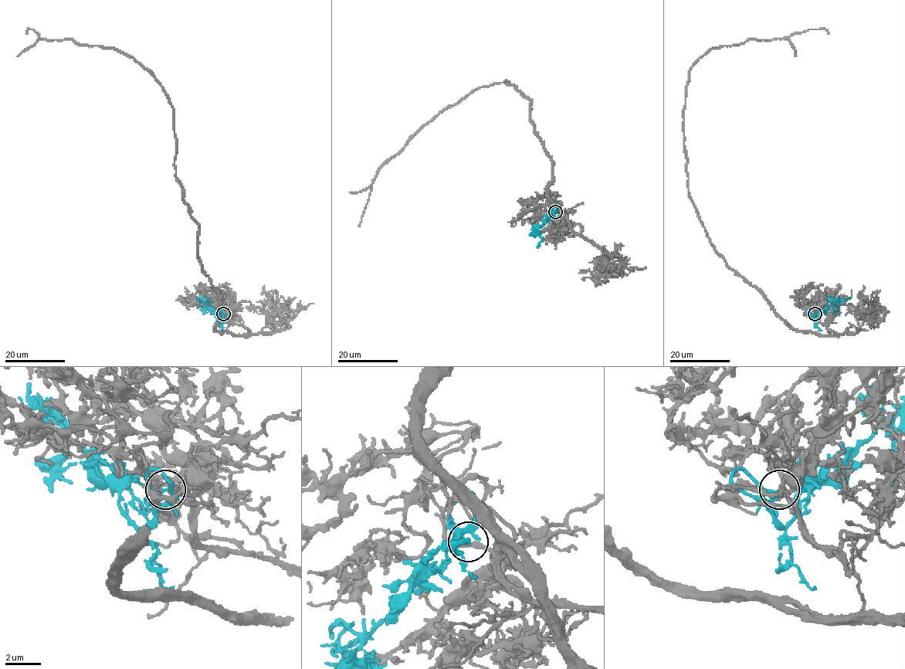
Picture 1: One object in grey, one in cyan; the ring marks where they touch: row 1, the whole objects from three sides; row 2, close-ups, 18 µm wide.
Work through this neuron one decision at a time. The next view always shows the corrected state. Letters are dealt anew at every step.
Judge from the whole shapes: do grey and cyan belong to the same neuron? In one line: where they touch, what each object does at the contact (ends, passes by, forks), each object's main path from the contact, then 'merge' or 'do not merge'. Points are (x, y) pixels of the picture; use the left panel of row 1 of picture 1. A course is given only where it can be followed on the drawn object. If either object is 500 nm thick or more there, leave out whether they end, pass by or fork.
(223, 314) | grey passes by | cyan passes by | grey via (223, 314), (249, 331), (215, 331), (219, 294), (198, 258), (174, 109), (157, 79), (113, 49), (26, 34) | cyan via (223, 314), (218, 320), (204, 301), (208, 303), (210, 299), (204, 297) | merge

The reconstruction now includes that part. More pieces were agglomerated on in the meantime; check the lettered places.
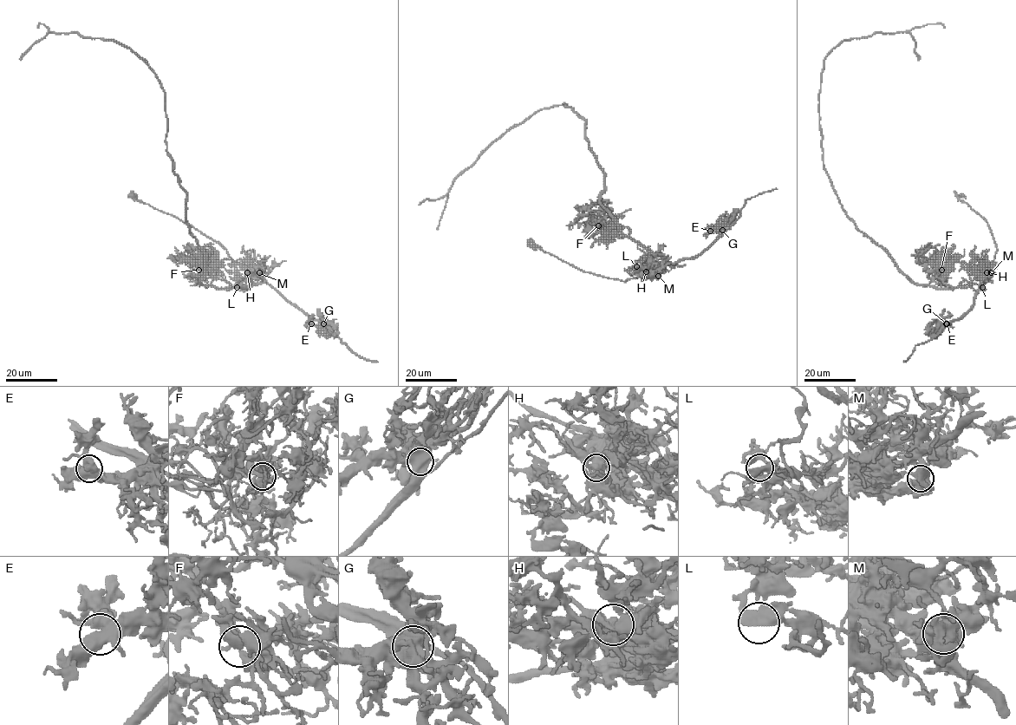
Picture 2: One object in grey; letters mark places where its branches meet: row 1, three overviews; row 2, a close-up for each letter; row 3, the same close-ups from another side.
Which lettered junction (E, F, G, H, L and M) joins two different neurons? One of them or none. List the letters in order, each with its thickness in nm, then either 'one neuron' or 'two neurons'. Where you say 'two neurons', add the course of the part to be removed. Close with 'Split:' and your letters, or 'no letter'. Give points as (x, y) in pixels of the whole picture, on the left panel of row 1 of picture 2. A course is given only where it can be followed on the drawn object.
E: calibre 550 nm; one neuron
F: calibre 420 nm; one neuron
G: calibre 600 nm; one neuron
H: calibre 600 nm; two neurons; course (247, 272), (257, 272), (283, 297), (328, 325), (354, 352), (377, 362)
L: calibre 480 nm; one neuron
M: calibre 600 nm; one neuron
Split: H

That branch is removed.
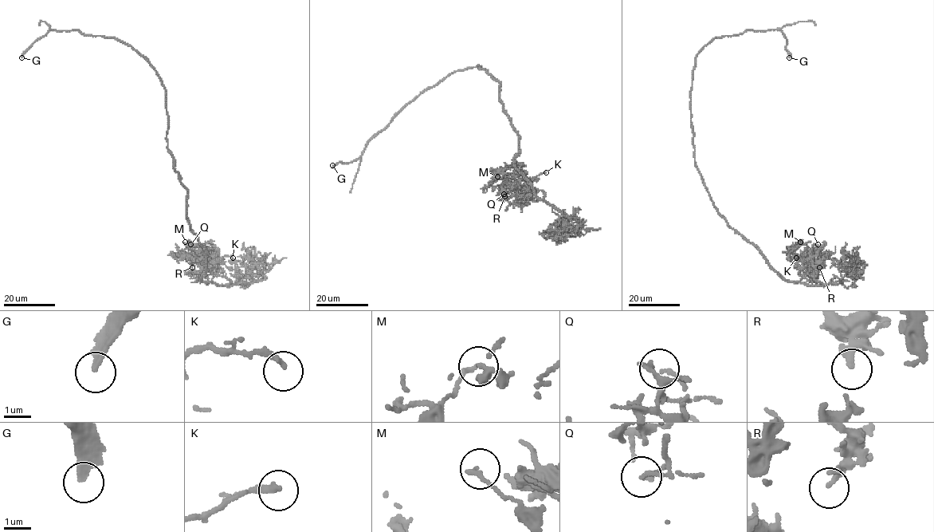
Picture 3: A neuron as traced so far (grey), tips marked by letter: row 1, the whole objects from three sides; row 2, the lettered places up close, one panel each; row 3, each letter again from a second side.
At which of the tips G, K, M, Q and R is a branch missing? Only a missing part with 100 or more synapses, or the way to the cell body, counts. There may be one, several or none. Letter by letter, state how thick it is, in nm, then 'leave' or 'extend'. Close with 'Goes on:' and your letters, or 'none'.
G: 280 nm | extend
K: 200 nm | leave
M: 150 nm | leave
Q: 120 nm | leave
R: 240 nm | leave
Goes on: G

